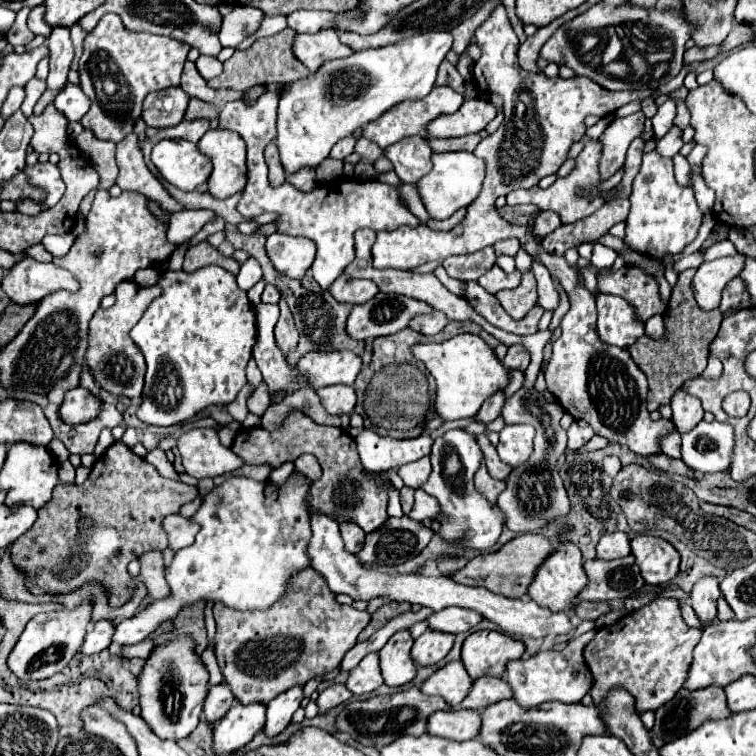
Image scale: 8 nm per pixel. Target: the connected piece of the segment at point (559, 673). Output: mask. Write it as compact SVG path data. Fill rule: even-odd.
M595 629L581 635L581 637L577 637L577 639L571 639L567 643L567 647L563 651L559 651L559 653L549 649L549 651L539 651L537 655L527 657L527 659L509 661L507 671L505 671L505 679L511 685L513 699L525 709L541 705L545 701L579 703L583 699L583 695L589 691L589 687L591 687L591 677L589 677L589 671L587 671L587 667L583 663L583 647L593 637L595 637ZM555 657L563 657L563 659L555 659ZM581 675L583 675L583 681L581 681Z

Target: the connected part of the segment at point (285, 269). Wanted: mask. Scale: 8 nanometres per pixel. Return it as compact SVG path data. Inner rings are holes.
M273 233L267 237L265 249L273 267L291 279L301 279L315 259L315 245L305 237Z

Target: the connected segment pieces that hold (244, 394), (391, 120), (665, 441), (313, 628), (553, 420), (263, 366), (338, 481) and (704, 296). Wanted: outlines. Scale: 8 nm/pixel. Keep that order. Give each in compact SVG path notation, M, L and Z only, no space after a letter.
M249 383L238 393L236 399L226 406L227 411L233 417L234 420L243 423L247 414L247 399L252 391Z
M443 85L443 87L433 87L433 91L423 97L423 99L417 99L417 101L403 101L403 103L397 103L395 107L391 107L389 111L385 111L381 117L377 117L375 121L369 121L367 127L361 129L361 135L369 141L375 141L381 149L387 149L389 145L397 143L399 139L403 137L409 137L409 135L425 135L425 125L429 121L433 121L437 115L443 115L443 113L455 113L461 105L463 105L463 95L453 91L451 87Z
M673 427L669 433L665 433L663 437L659 437L659 443L661 443L661 451L669 457L679 457L679 447L681 447L681 437L679 437L679 431L677 427Z
M311 567L297 573L293 577L293 585L289 585L289 593L269 609L269 613L241 613L229 609L221 603L213 605L213 617L217 621L217 635L215 635L215 655L217 663L223 671L225 681L229 683L233 695L241 703L267 703L273 697L281 695L283 691L307 683L315 675L325 675L341 665L345 653L357 643L357 635L369 625L371 613L357 611L351 605L343 605L335 599L335 593L329 589L325 577L313 571Z
M519 389L513 397L509 397L501 409L501 417L507 423L531 423L537 429L535 435L535 451L533 457L525 465L515 467L507 477L507 489L497 499L499 509L505 515L505 525L515 533L537 531L543 523L551 521L553 517L561 517L569 513L569 499L559 479L557 459L565 453L567 435L561 429L559 421L563 417L563 407L559 403L549 403L537 389Z
M259 303L257 311L257 343L253 347L253 357L269 385L269 393L275 391L295 391L301 385L295 383L295 373L287 365L283 353L277 349L273 339L273 327L279 319L279 305Z
M291 409L283 421L281 427L269 431L263 427L255 429L239 429L233 445L233 453L239 455L245 463L257 465L257 463L269 463L273 467L279 467L285 461L295 461L299 455L311 453L317 457L323 475L319 481L313 483L311 493L309 493L309 507L311 513L323 511L329 513L329 517L337 519L339 523L343 521L355 521L361 525L365 533L371 533L379 529L387 519L387 495L379 491L379 483L375 479L363 477L363 465L357 457L357 449L353 445L353 437L347 435L347 431L339 427L329 427L329 425L319 425L311 417L307 417L299 409Z
M723 257L715 261L705 261L693 277L693 293L701 309L715 309L721 301L723 287L741 273L743 257Z

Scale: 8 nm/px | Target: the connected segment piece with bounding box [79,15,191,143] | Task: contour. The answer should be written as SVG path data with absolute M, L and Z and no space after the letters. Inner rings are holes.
M103 15L97 27L87 33L79 59L81 89L91 99L91 109L81 119L81 125L91 129L99 139L121 141L141 117L141 103L147 93L179 85L189 49L189 45L173 37L129 31L120 16Z

